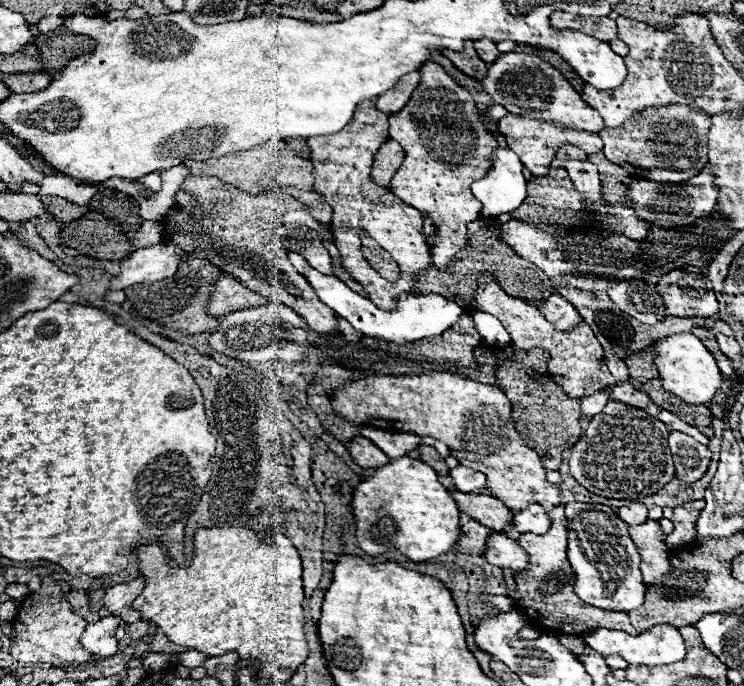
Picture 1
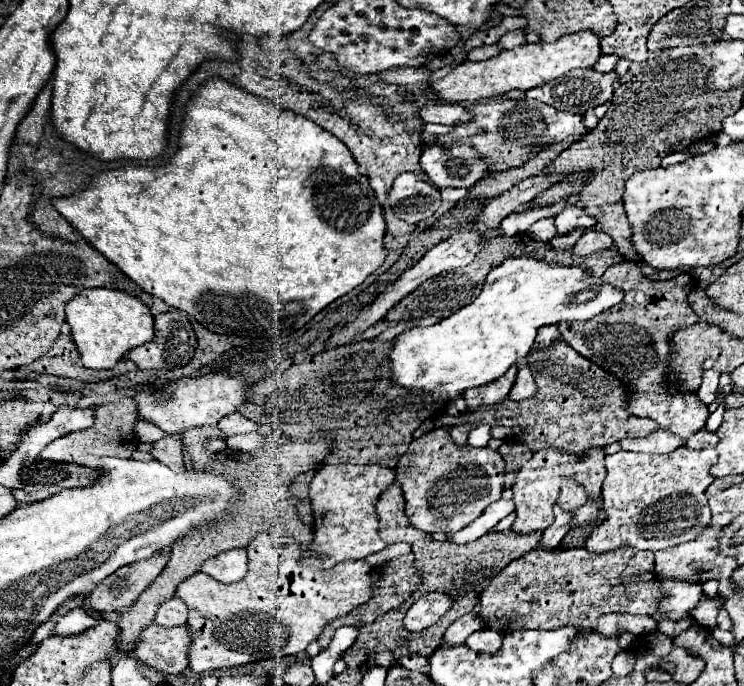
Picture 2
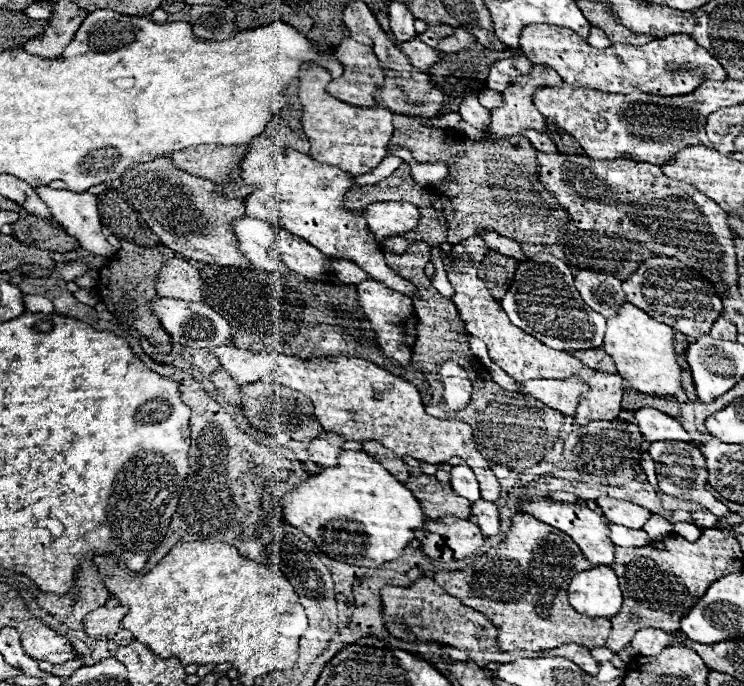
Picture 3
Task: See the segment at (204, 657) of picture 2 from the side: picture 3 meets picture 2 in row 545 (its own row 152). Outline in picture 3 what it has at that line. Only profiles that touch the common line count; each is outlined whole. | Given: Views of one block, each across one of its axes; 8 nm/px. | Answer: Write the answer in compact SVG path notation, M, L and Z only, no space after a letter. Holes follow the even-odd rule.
M254 138L250 152L244 158L242 178L246 180L246 184L260 186L256 192L244 198L248 216L256 216L258 220L268 220L270 224L290 230L292 234L308 240L326 256L354 260L370 274L370 278L380 280L388 288L396 288L396 292L404 292L410 298L416 294L418 288L406 278L398 276L384 262L380 246L374 242L372 234L366 228L362 210L352 212L344 208L344 194L356 186L354 176L334 166L320 164L286 144L274 144L272 138Z

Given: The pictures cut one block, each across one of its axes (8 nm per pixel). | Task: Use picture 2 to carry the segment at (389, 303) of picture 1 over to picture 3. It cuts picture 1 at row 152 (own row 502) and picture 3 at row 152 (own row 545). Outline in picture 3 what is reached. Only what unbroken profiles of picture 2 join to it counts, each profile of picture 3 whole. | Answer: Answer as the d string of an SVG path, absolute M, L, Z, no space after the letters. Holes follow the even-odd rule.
M312 66L300 74L300 102L302 102L302 126L310 142L310 156L328 166L340 166L355 177L371 172L386 156L386 144L394 132L392 112L380 106L352 106L336 100L326 92L332 76L328 70Z

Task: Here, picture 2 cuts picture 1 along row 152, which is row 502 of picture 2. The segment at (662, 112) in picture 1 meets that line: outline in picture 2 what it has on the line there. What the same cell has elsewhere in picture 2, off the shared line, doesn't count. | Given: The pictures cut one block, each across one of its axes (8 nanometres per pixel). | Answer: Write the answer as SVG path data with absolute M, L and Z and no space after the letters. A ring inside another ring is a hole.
M678 448L672 454L662 456L636 452L616 452L606 456L608 474L602 484L606 520L590 534L586 550L604 552L630 546L636 550L658 552L694 540L708 528L710 508L704 492L714 480L710 468L716 460L716 448Z

